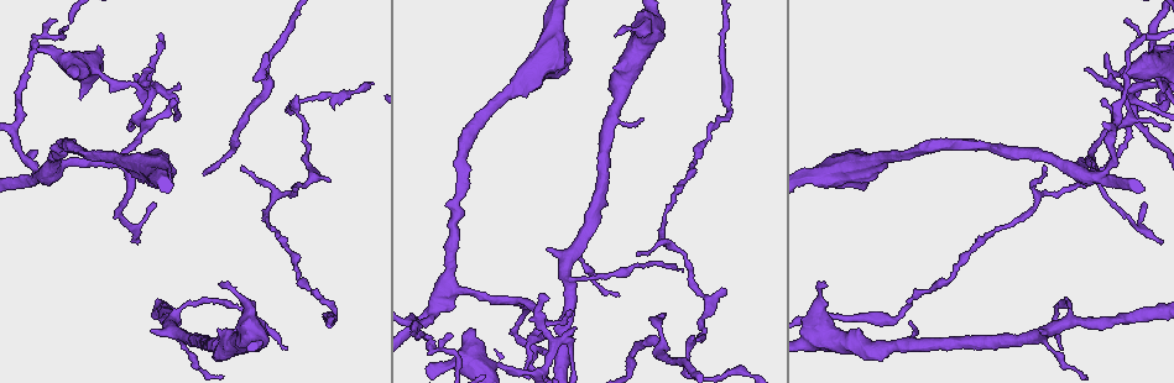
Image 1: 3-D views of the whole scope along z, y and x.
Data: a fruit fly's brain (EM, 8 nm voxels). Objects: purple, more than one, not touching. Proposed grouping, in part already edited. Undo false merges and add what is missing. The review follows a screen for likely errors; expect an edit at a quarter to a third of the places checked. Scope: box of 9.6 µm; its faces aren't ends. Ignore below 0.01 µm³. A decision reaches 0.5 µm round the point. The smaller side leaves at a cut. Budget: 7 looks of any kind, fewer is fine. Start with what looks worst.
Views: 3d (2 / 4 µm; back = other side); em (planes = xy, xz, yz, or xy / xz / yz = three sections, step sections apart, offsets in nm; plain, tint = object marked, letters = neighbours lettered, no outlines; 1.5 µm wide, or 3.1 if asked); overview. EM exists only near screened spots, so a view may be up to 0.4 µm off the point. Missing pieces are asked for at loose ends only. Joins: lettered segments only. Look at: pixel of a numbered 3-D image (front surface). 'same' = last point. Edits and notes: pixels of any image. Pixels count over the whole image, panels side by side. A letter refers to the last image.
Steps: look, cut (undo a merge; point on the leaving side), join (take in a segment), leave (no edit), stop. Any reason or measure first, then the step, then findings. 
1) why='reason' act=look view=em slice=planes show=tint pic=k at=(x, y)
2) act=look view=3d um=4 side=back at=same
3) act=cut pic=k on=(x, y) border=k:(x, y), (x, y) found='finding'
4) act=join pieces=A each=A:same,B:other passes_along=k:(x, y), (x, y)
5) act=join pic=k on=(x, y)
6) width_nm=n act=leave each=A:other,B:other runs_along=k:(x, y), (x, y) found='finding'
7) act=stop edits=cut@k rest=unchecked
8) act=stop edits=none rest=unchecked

why='branch stops here' act=look view=em slice=planes show=tint pic=1 at=(241, 165)

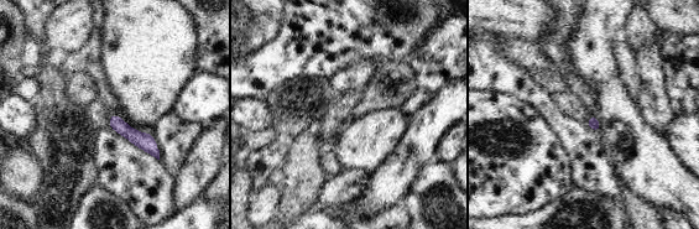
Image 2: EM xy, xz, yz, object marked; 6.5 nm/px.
act=look view=em slice=planes show=letters at=same

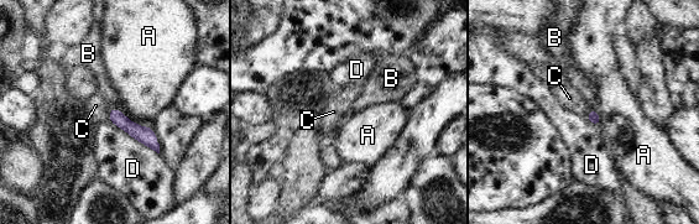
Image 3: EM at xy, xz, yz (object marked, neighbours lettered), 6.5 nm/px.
act=leave each=A:other,B:other,C:other,D:other runs_along=3:(113, 110), (156, 147) found='no lettered segment goes on from it'

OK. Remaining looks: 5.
why='free end' act=look view=3d um=4 pic=1 at=(547, 247)

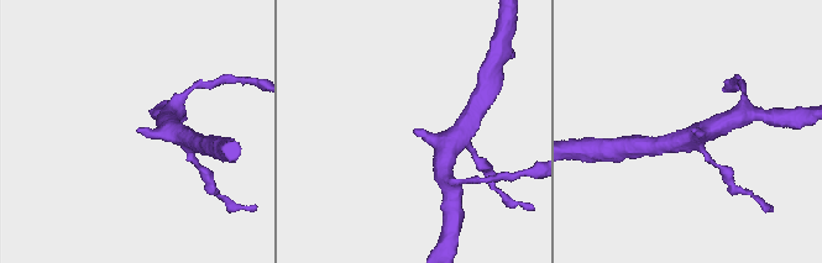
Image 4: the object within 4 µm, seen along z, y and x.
act=look view=em slice=planes show=letters pic=4 at=(694, 128)

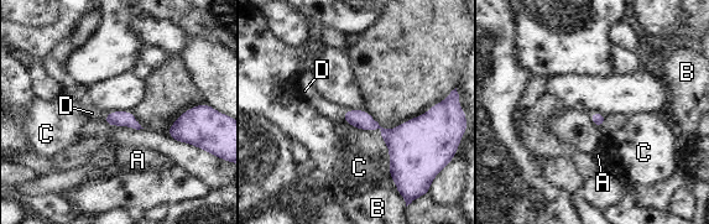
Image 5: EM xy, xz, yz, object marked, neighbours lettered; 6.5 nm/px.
longest_contact=C:100nm act=join pieces=D each=A:other,B:other,C:other,D:same found='it goes on there'

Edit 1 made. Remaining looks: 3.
why='see it whole again' act=look view=overview

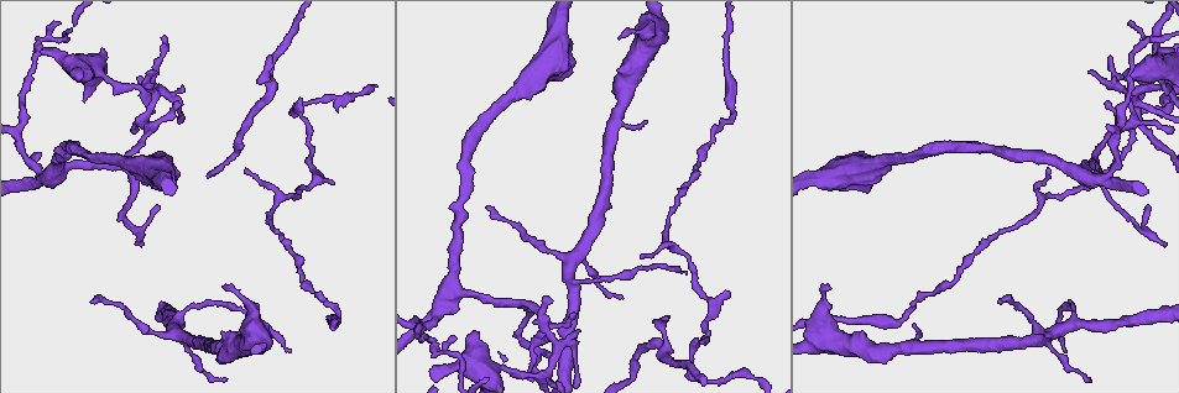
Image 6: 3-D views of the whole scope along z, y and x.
why='abrupt turn' act=look view=3d um=2 side=back pic=6 at=(162, 92)

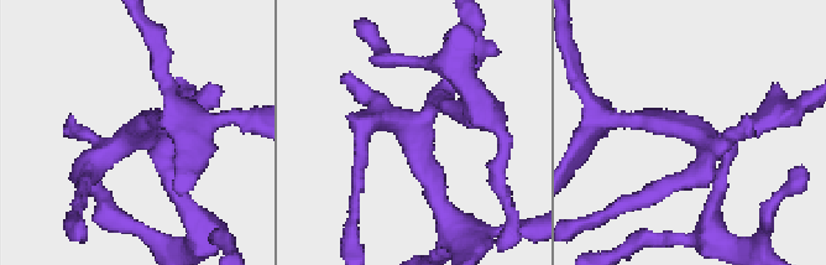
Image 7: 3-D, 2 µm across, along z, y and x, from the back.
act=look view=em slice=planes show=letters pic=7 at=(418, 120)

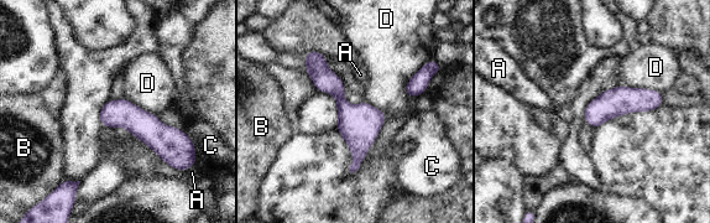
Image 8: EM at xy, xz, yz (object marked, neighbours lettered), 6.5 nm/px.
act=leave each=A:other,B:other,C:other,D:other border=8:(619, 84), (652, 88), (662, 93) found='continuous, no second cell'

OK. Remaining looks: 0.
act=stop edits=join@5 rest=unchecked

